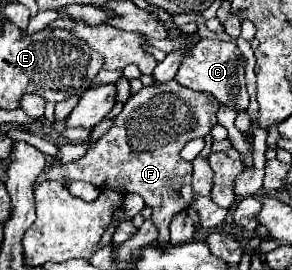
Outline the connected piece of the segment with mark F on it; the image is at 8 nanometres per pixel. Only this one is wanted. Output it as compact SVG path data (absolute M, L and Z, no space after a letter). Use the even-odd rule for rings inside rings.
M176 81L142 87L124 103L122 113L112 121L110 129L88 145L82 159L50 167L44 179L60 183L64 183L64 179L76 179L92 183L98 189L118 187L124 193L138 193L146 205L152 207L152 221L160 231L158 243L168 245L168 225L172 217L180 213L180 209L188 209L194 197L190 187L192 163L180 157L180 149L190 139L210 133L216 125L218 107L218 101L208 93L186 89Z

